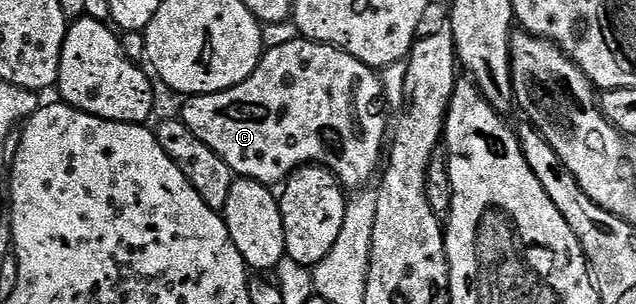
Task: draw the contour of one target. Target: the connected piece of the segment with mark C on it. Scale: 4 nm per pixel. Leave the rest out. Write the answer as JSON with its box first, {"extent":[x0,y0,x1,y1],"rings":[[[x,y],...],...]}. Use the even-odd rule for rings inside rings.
{"extent":[182,38,388,190],"rings":[[[299,38],[267,49],[254,74],[241,84],[214,94],[187,97],[183,101],[182,119],[237,177],[280,186],[300,168],[323,165],[336,175],[345,189],[351,190],[370,183],[376,167],[382,164],[379,148],[388,128],[388,116],[384,113],[384,88],[376,76],[379,75],[373,69],[341,48]],[[359,88],[368,88],[368,117],[364,125],[356,121],[356,91]]]}

